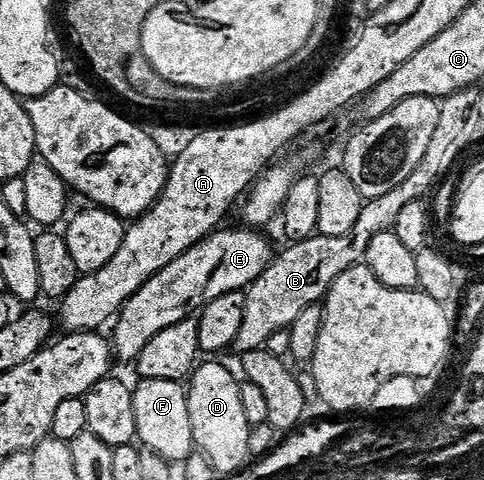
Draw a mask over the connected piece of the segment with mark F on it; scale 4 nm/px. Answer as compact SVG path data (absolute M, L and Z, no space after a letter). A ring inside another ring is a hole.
M142 380L139 385L134 388L138 440L166 461L185 462L196 451L187 385L177 380Z

